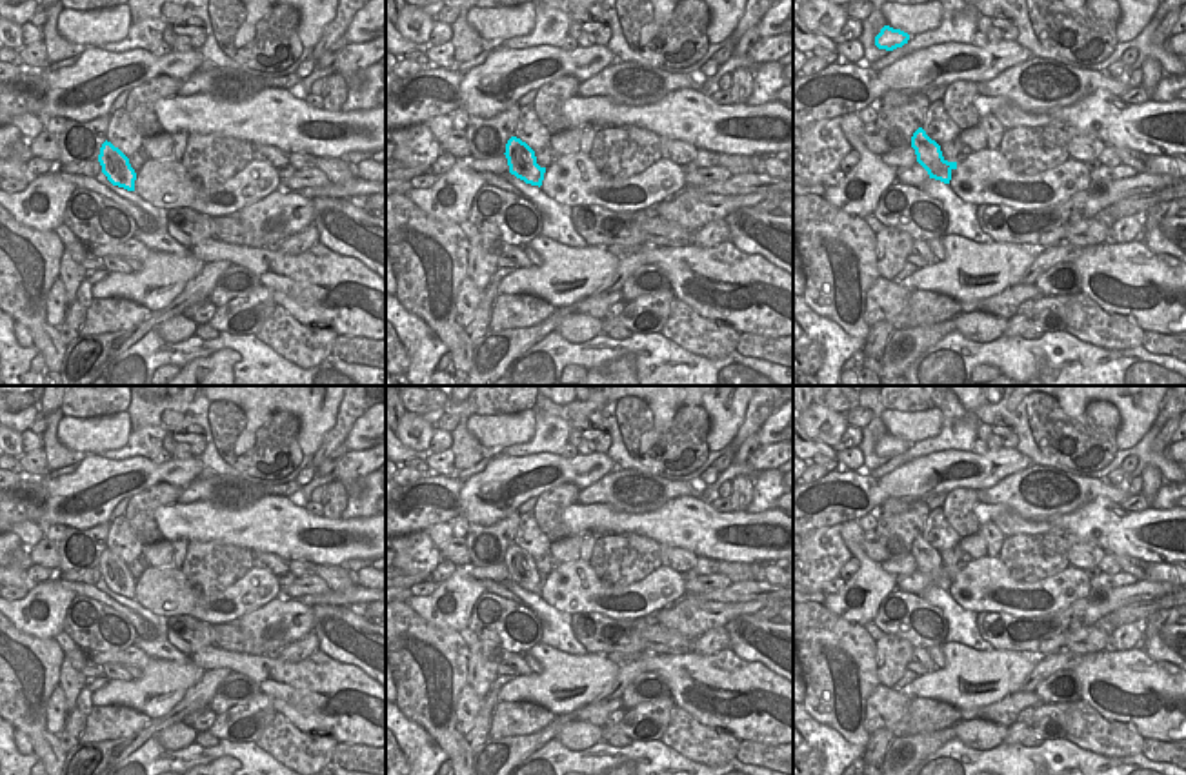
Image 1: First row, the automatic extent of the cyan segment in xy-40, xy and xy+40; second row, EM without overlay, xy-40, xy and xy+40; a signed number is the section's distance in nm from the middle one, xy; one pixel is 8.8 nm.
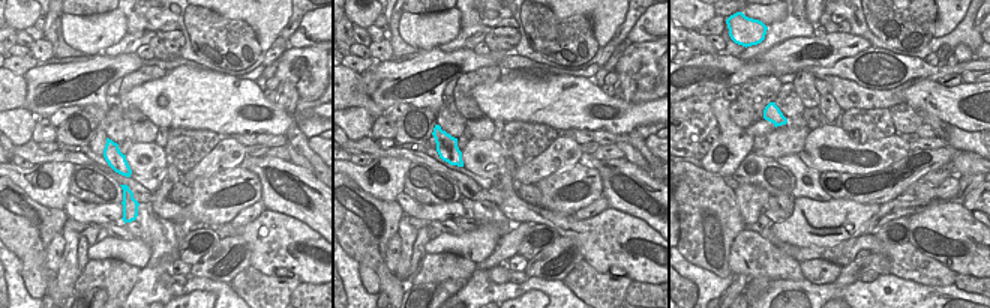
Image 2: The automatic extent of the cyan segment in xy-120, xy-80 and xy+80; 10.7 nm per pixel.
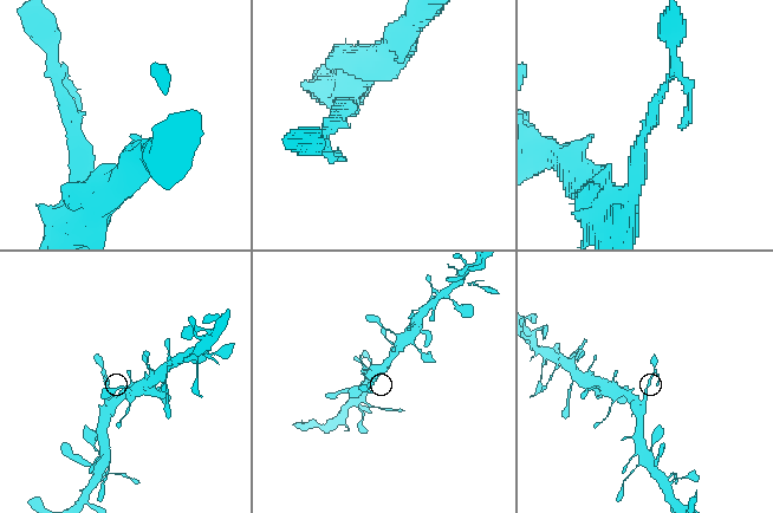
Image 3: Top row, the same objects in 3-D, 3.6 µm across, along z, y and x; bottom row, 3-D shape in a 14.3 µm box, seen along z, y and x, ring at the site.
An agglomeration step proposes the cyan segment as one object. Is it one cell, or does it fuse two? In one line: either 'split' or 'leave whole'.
split

